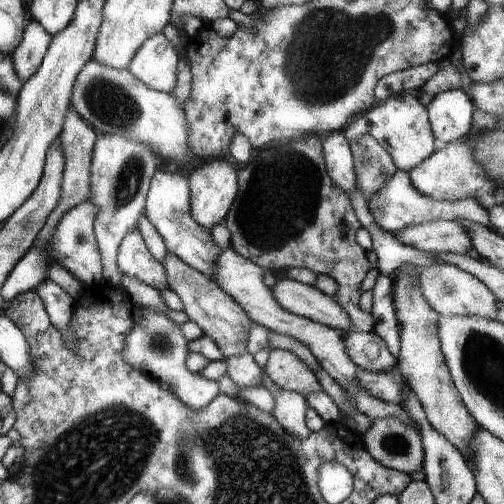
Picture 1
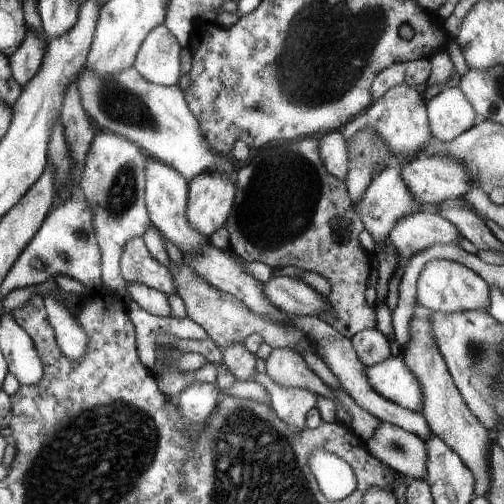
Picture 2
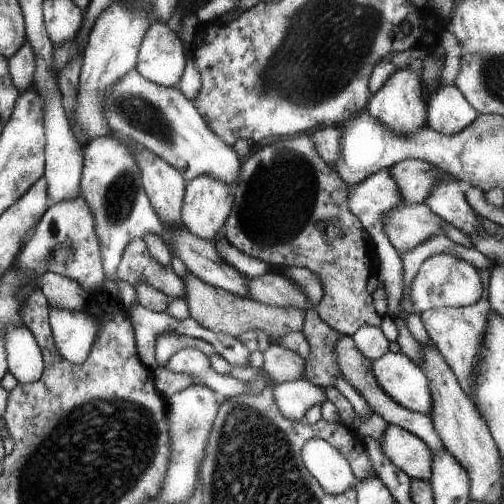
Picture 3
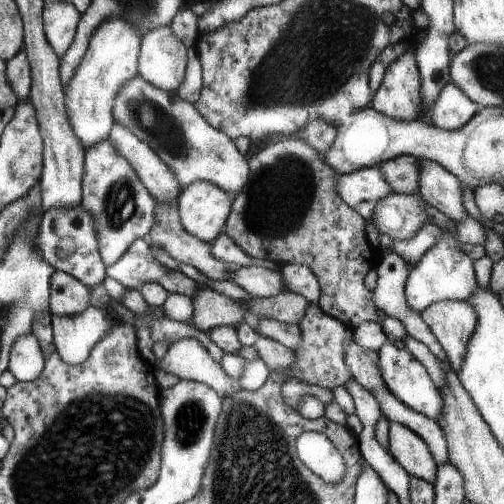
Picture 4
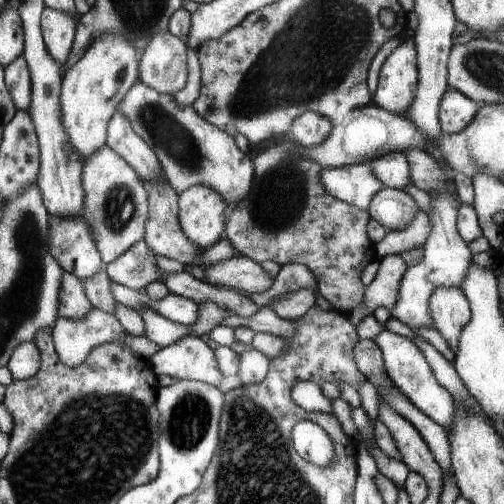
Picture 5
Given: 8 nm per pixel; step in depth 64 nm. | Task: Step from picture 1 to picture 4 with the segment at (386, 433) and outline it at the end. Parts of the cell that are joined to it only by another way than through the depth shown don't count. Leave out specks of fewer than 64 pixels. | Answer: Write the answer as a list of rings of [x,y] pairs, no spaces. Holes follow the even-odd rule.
[[[395,422],[389,424],[389,454],[411,478],[421,478],[429,484],[435,484],[437,462],[433,460],[431,450],[423,438],[407,426]]]

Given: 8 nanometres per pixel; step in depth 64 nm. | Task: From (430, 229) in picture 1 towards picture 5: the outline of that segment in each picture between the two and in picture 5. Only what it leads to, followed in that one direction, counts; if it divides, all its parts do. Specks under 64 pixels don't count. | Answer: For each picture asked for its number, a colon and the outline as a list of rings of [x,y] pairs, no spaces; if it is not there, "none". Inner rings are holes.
2: [[[413,212],[401,218],[389,232],[389,240],[393,242],[401,264],[409,260],[409,256],[423,252],[435,244],[459,248],[459,238],[461,234],[457,226],[441,216],[425,212]]]
3: [[[401,204],[383,216],[383,232],[399,256],[417,244],[443,234],[443,218],[425,204]]]
4: [[[393,192],[373,210],[373,224],[377,232],[389,236],[391,240],[399,238],[399,242],[415,236],[427,222],[429,220],[419,198],[407,198]]]
5: [[[381,188],[371,198],[367,212],[371,220],[379,222],[387,232],[399,232],[413,222],[419,208],[415,206],[415,200],[403,190]]]

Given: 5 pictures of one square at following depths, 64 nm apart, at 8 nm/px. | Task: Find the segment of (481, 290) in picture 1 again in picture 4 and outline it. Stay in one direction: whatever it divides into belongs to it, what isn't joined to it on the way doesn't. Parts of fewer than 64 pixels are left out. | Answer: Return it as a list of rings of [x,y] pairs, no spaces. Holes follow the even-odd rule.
[[[441,230],[439,242],[429,248],[419,264],[409,270],[407,282],[405,282],[405,302],[415,312],[421,314],[425,308],[429,308],[435,302],[469,302],[471,294],[477,290],[475,274],[473,274],[473,260],[457,248],[457,238],[453,238],[447,230]]]

